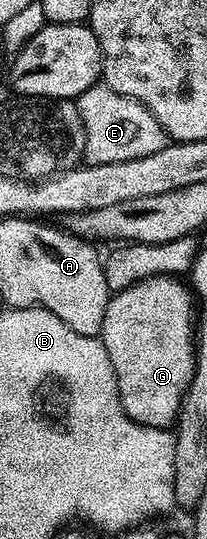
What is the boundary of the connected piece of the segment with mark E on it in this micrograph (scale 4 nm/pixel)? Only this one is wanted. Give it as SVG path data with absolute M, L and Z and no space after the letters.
M96 86L85 90L77 97L77 103L87 135L83 151L86 163L108 164L145 158L145 154L153 154L168 143L167 133L141 101L117 94L112 88Z

